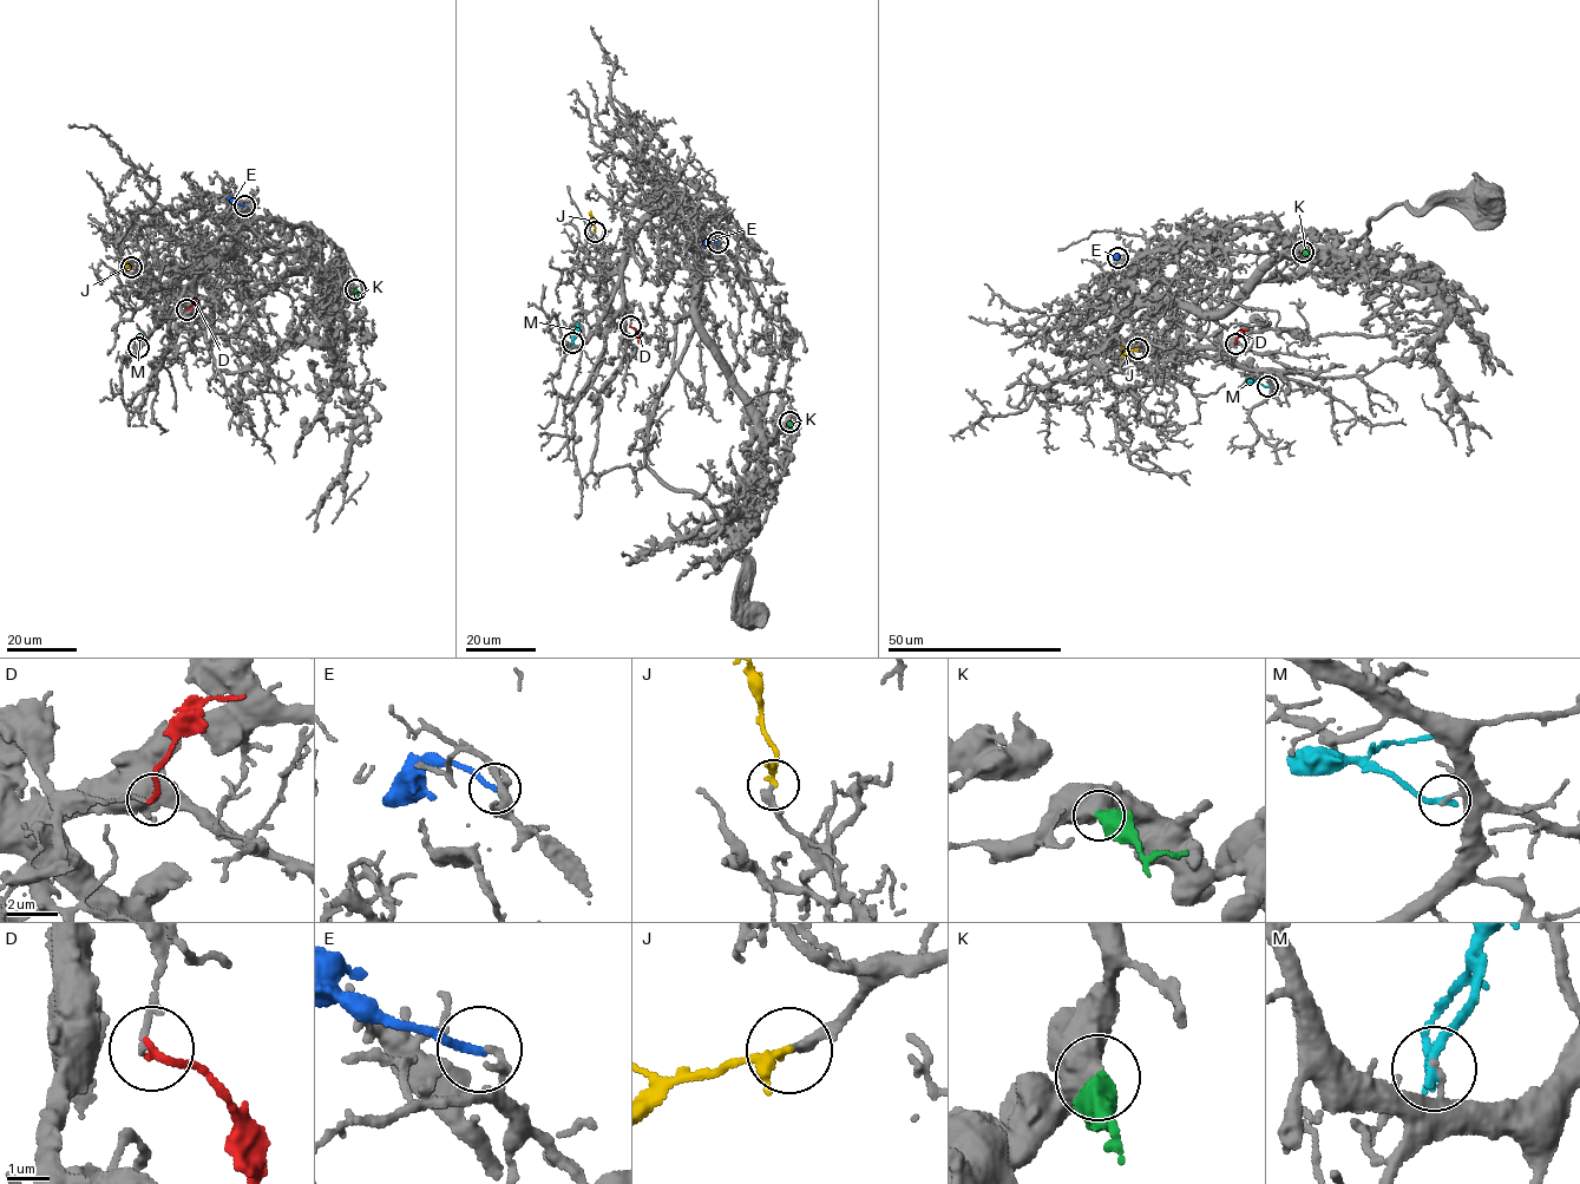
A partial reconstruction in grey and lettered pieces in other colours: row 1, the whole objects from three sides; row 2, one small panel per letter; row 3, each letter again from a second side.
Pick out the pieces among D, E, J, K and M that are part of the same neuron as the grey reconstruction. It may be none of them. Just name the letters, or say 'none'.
J, K

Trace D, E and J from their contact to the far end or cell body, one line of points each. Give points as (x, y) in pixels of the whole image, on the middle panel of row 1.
D: (630, 326), (636, 331), (638, 342)
E: (718, 243), (710, 240), (702, 244)
J: (595, 231), (590, 211)

